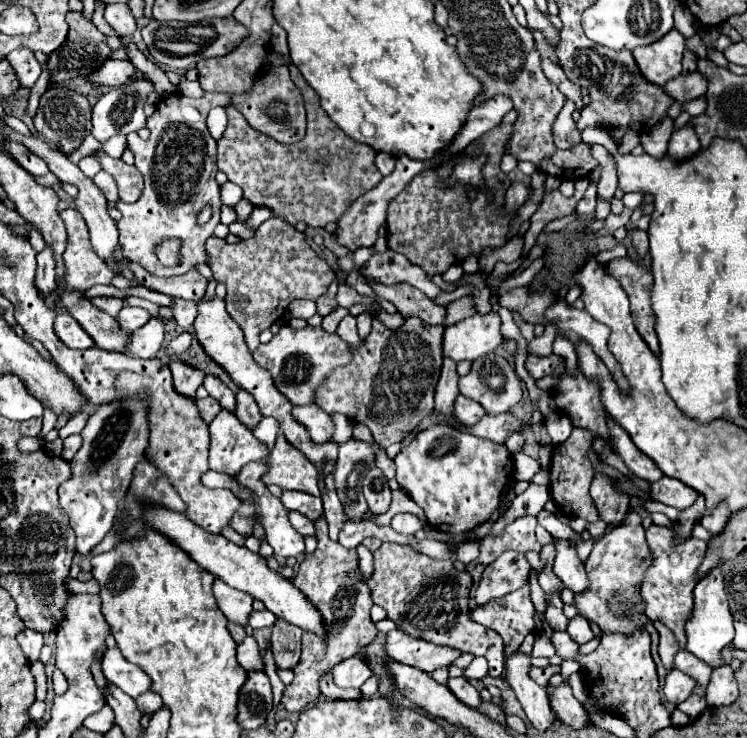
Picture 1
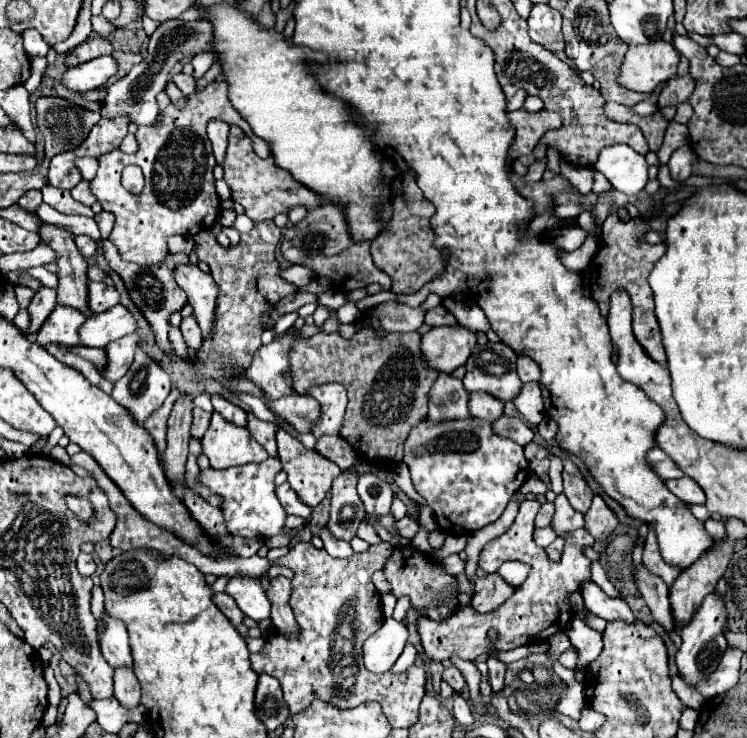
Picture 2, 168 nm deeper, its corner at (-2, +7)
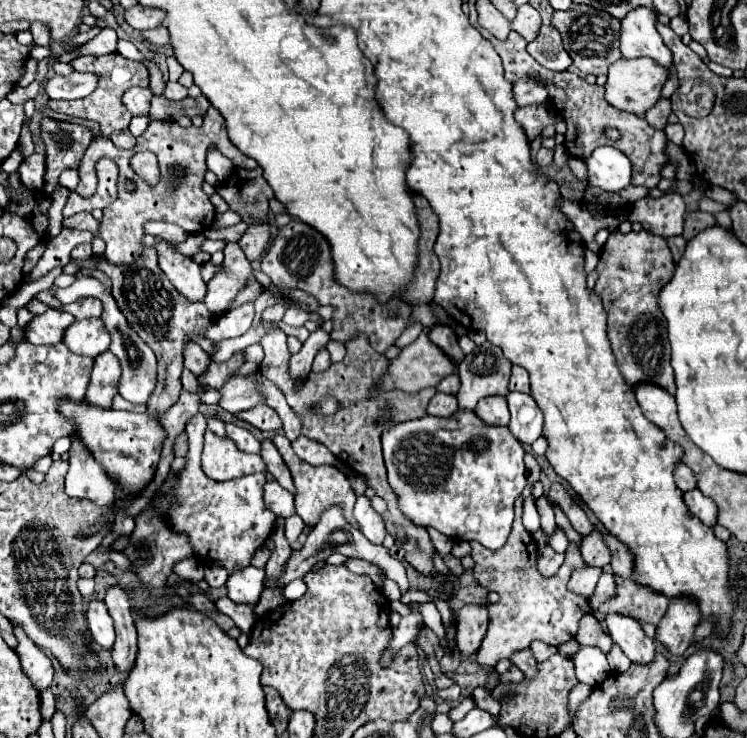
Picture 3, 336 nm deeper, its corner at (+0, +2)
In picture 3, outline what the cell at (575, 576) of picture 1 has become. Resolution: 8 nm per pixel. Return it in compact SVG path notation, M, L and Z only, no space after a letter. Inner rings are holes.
M607 614L607 618L603 618L603 624L607 626L613 642L621 646L631 662L647 664L653 660L655 644L651 638L645 636L639 622L621 614Z

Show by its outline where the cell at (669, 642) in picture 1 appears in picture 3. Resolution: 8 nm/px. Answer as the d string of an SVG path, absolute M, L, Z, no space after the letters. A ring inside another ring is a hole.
M603 530L605 542L613 554L611 558L611 566L613 566L613 574L621 576L621 578L631 578L633 580L633 564L635 564L635 554L631 554L627 550L627 546L623 546L623 542L617 542L617 538L613 534L609 534L607 530Z

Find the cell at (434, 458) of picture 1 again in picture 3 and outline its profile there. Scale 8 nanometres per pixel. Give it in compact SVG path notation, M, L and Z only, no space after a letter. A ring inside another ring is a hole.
M459 410L451 418L425 416L401 422L383 432L381 444L389 482L399 496L399 508L407 518L425 528L433 526L453 540L477 540L491 550L497 550L507 542L513 524L515 498L521 496L527 486L523 464L525 450L509 428L489 426L471 410Z

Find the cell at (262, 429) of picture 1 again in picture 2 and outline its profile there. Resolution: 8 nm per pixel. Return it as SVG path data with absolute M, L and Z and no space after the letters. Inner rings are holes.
M267 459L261 463L249 463L243 467L233 467L233 469L225 469L225 471L215 471L215 469L201 469L199 471L199 483L205 485L213 495L219 495L223 499L221 503L221 513L225 519L225 527L231 535L239 535L239 537L273 537L273 535L281 535L281 533L289 533L283 523L285 523L285 509L281 509L281 503L275 497L275 475L281 471L281 463L279 459Z

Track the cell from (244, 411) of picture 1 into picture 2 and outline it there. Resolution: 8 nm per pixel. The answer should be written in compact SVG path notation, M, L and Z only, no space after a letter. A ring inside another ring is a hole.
M253 413L247 415L249 417L249 433L253 435L253 439L269 453L269 457L277 457L277 443L275 443L275 425L273 423L265 423L261 419L257 419Z

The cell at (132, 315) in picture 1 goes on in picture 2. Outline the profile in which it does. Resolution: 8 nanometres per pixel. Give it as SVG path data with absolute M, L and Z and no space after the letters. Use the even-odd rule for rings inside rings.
M115 305L105 313L95 313L79 327L79 343L87 347L105 347L135 331L135 319L123 305Z

